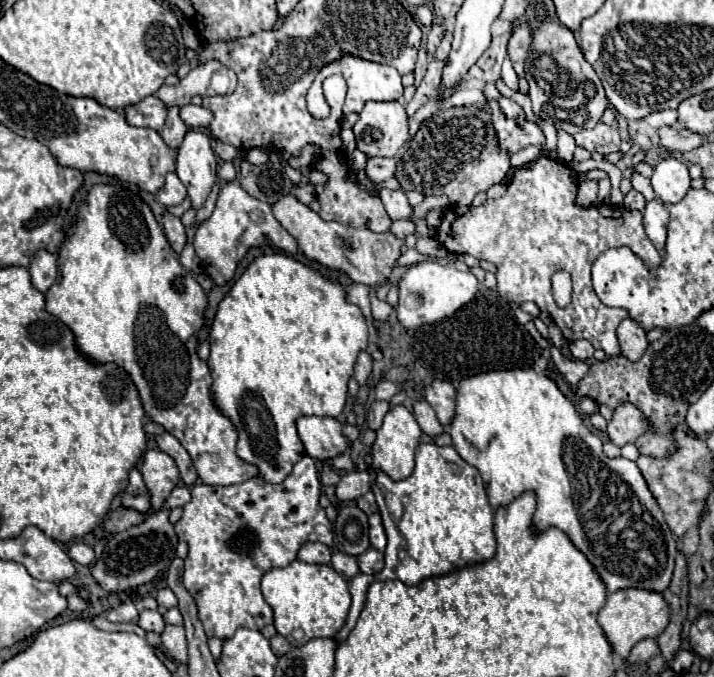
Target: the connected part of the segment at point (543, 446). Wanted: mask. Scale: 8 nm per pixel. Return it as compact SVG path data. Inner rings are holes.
M534 369L488 371L464 379L456 391L456 417L446 431L460 457L480 471L490 505L494 509L506 507L522 493L532 491L536 495L532 527L538 533L550 527L564 531L576 549L586 555L608 593L628 587L662 593L670 585L676 539L640 469L624 457L610 459L604 455L602 441L584 425L572 401L562 395L552 379L534 373Z

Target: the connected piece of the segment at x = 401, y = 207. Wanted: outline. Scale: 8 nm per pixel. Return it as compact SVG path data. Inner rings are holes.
M382 189L380 191L380 199L390 215L390 219L410 219L412 215L412 205L408 203L406 195L402 191L388 191L388 189Z

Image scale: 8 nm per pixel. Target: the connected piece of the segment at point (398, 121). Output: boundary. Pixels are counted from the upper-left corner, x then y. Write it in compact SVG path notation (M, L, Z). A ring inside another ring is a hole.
M370 101L362 109L360 119L354 125L354 135L358 149L368 157L394 157L408 139L408 115L398 101L394 103Z

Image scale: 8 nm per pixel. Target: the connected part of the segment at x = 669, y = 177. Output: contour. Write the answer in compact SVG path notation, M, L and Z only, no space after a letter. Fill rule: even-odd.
M674 157L662 159L654 167L652 187L654 187L656 197L662 199L664 203L682 201L690 189L690 175L688 175L686 163L682 163L680 159L674 159Z

